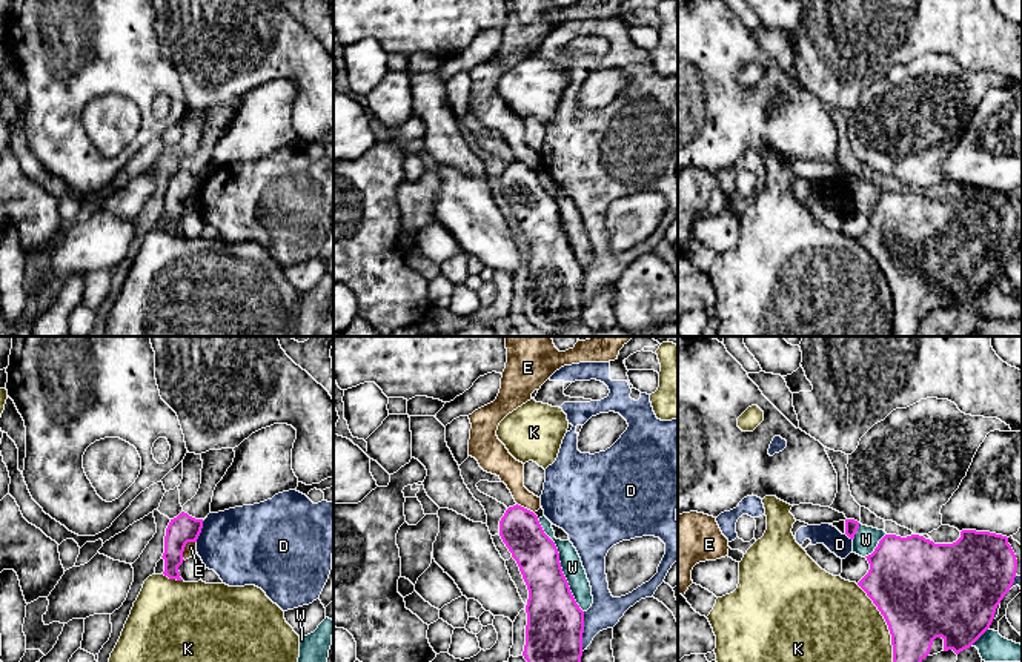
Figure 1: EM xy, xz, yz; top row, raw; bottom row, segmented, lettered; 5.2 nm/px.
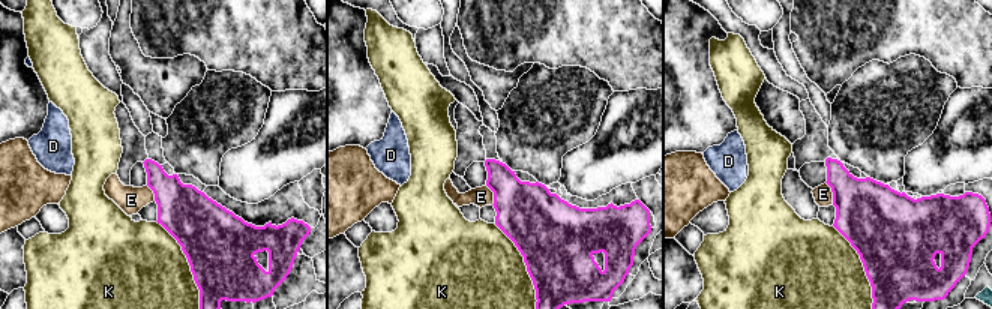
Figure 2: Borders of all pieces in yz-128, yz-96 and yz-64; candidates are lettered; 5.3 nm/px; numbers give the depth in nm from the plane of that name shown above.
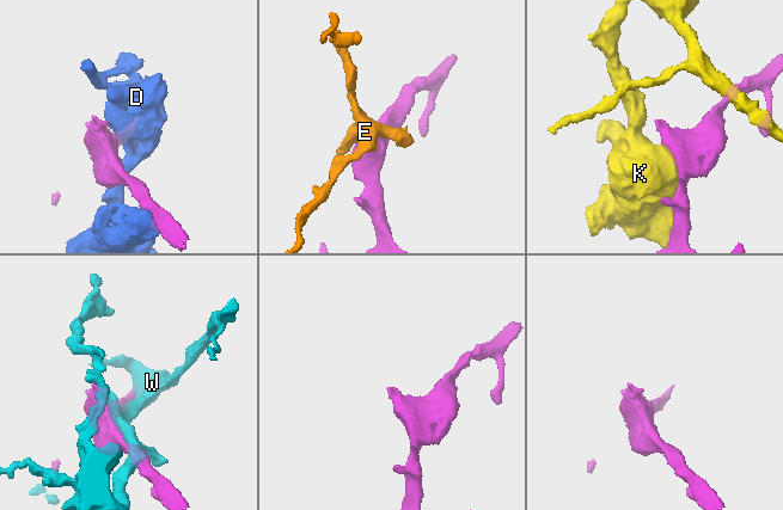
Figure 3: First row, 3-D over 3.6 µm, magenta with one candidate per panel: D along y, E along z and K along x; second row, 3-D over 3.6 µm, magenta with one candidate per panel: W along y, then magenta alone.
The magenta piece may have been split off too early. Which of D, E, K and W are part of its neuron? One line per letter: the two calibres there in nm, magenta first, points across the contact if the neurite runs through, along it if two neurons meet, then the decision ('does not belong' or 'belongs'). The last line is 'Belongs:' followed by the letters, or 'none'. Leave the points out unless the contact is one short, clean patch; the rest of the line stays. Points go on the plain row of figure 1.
D: calibres 300 and 160 nm; does not belong
E: calibres 150 and 60 nm; border xy (195, 197), (186, 200), (183, 215); does not belong
K: calibres 460 and 500 nm; does not belong
W: calibres 280 and 110 nm; does not belong
Belongs: none

